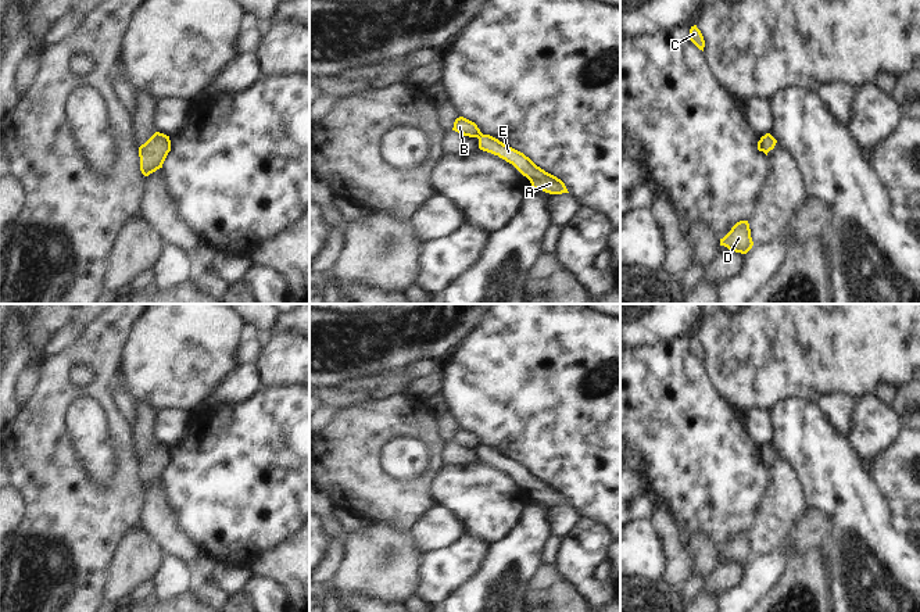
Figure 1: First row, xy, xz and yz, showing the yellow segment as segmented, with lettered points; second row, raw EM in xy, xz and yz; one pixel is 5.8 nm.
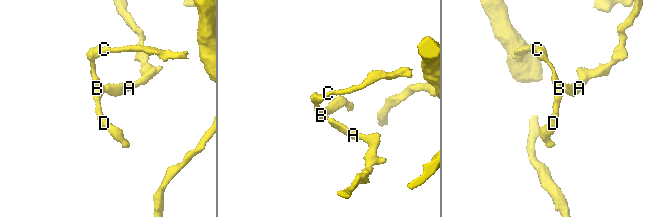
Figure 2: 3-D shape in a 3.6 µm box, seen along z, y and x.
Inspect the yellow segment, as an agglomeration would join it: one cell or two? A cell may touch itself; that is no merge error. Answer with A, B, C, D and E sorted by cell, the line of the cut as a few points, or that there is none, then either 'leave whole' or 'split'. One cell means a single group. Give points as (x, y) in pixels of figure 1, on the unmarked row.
A E / B C D | xz (480, 443), (478, 448) | split

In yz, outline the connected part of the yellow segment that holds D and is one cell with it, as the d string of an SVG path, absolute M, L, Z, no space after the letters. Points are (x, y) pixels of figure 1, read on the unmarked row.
M748 532L737 533L731 541L720 550L720 556L735 563L747 565L753 556Z

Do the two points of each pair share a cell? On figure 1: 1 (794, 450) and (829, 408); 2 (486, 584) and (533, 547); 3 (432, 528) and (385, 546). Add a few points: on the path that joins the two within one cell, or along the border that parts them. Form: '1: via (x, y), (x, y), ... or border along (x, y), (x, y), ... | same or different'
1: border along (816, 404), (823, 417), (844, 439) | different
2: via (497, 575), (522, 554) | same
3: border along (412, 529), (416, 543), (426, 551) | different

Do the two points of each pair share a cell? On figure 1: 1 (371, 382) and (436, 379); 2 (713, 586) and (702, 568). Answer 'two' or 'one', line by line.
1: two
2: two

